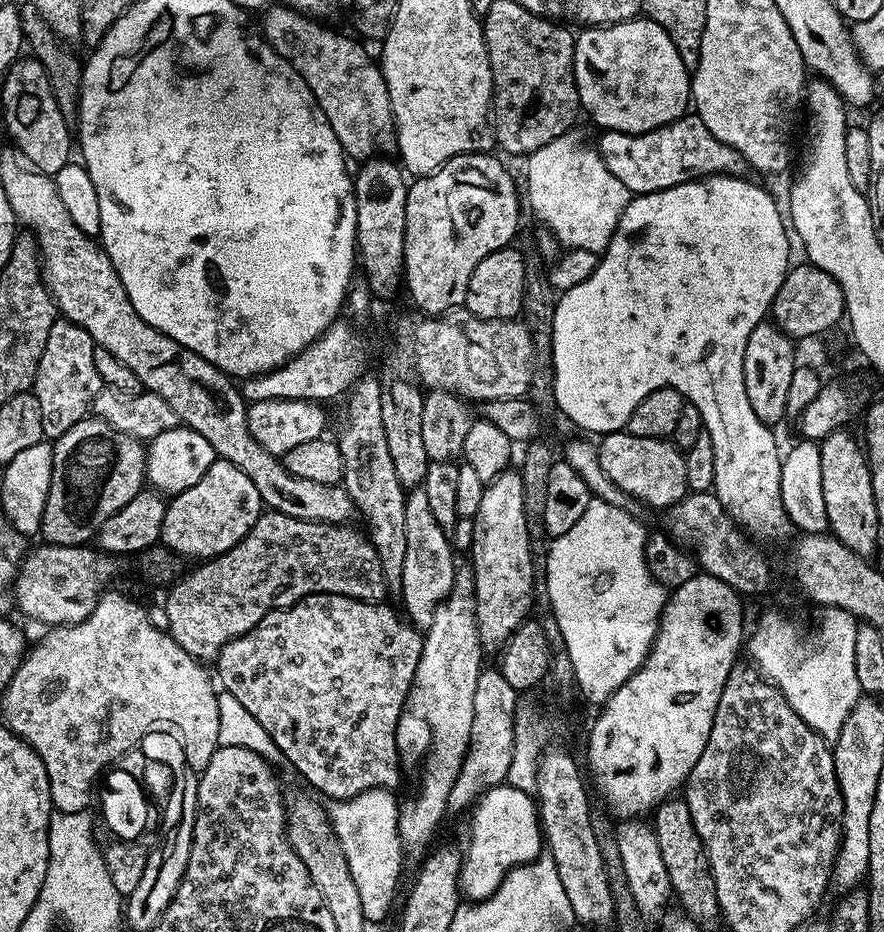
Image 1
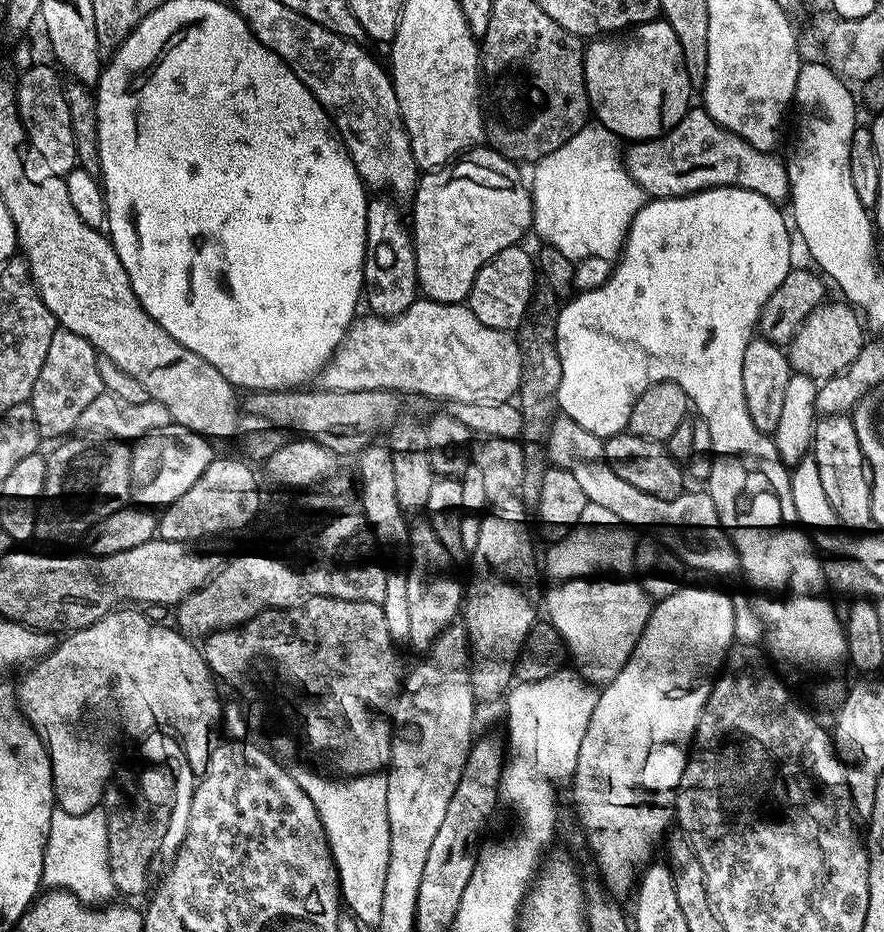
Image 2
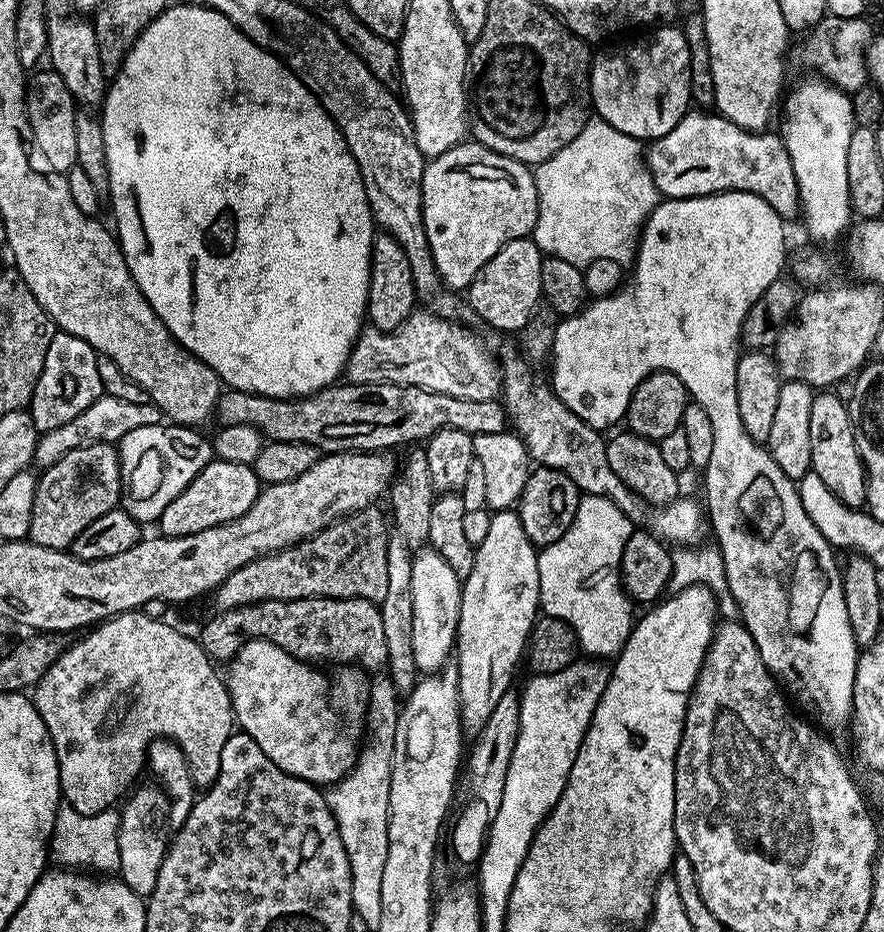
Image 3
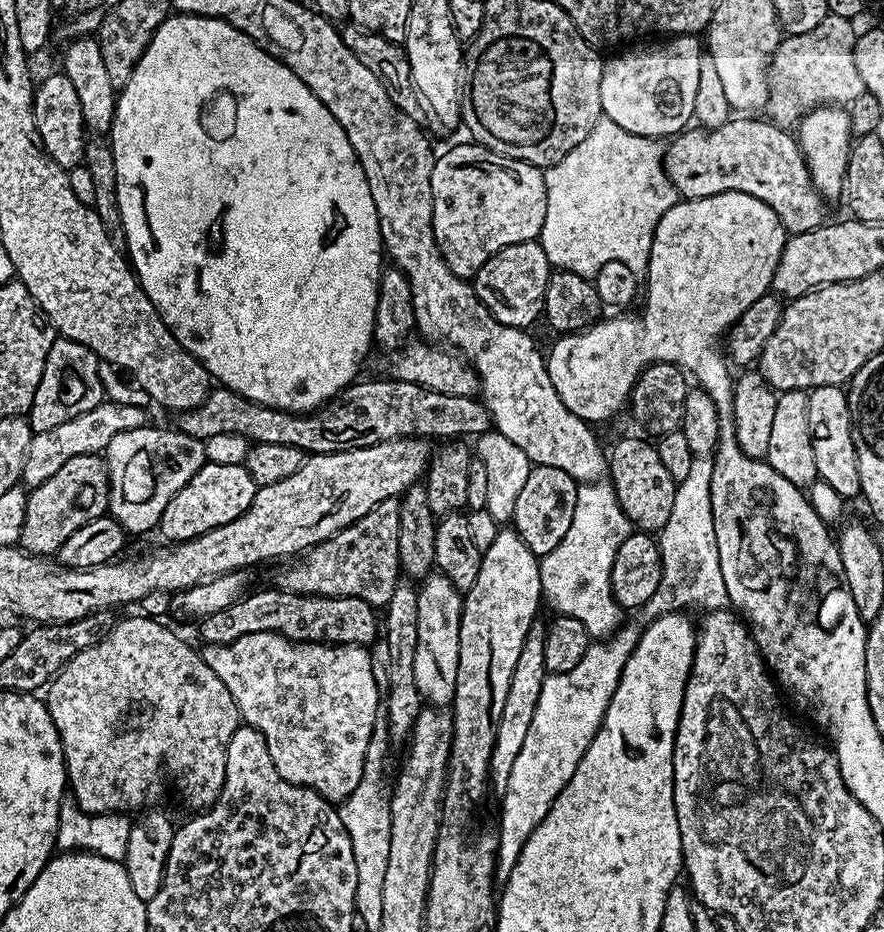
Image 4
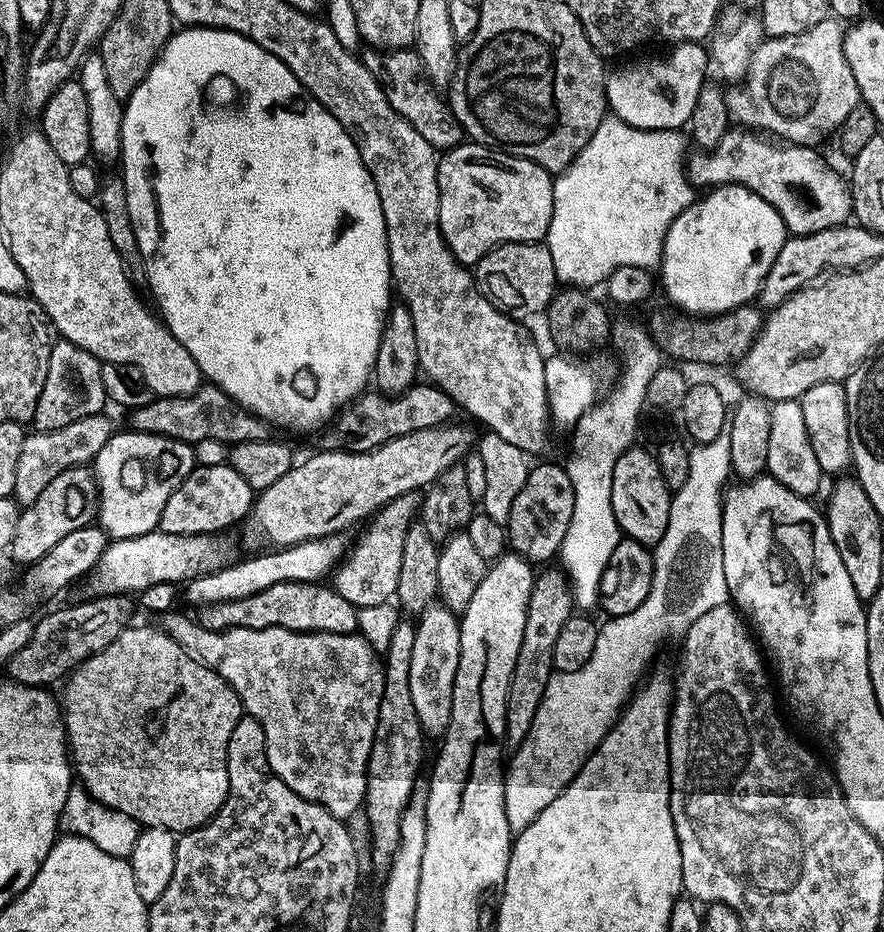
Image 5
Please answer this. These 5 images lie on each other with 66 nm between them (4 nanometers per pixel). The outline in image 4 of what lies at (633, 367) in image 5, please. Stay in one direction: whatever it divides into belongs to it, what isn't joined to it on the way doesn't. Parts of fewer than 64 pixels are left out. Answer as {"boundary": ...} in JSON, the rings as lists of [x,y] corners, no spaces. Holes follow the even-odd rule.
{"boundary":[[[584,482],[578,487],[578,502],[574,502],[574,518],[562,542],[540,560],[542,596],[552,603],[553,613],[578,618],[589,637],[608,636],[620,624],[622,609],[610,586],[610,570],[618,546],[634,530],[634,525],[620,509],[616,491],[608,482]]]}

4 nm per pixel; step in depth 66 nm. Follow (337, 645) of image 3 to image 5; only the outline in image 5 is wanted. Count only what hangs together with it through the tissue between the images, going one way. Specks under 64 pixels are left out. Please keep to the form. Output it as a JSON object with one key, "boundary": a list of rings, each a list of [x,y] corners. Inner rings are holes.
{"boundary":[[[278,582],[278,586],[270,586],[267,590],[258,590],[258,594],[250,594],[250,598],[238,598],[234,602],[218,602],[217,604],[207,604],[199,609],[198,619],[206,630],[215,632],[225,632],[231,628],[253,628],[262,630],[263,628],[285,628],[291,632],[333,632],[334,634],[346,634],[356,632],[357,609],[342,594],[338,594],[336,589],[324,582]]]}

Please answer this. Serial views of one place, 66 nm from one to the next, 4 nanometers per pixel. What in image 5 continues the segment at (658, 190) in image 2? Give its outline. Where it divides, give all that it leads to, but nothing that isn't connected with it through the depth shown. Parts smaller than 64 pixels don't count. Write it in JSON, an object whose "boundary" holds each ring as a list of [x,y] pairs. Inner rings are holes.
{"boundary":[[[733,127],[718,142],[718,146],[704,150],[696,150],[687,157],[686,171],[688,180],[693,189],[700,190],[719,188],[722,184],[740,184],[743,188],[749,188],[758,198],[770,202],[774,210],[782,218],[785,228],[794,236],[806,234],[818,234],[818,230],[830,230],[839,224],[849,223],[852,211],[852,193],[847,179],[844,180],[816,153],[817,149],[812,146],[780,143],[772,138],[765,138],[752,130],[743,127]]]}

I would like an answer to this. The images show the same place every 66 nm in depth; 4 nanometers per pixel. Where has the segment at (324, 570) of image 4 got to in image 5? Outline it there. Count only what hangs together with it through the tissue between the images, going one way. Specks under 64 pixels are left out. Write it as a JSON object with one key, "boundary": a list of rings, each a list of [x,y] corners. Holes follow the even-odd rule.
{"boundary":[[[415,491],[402,494],[389,504],[384,504],[379,512],[367,521],[368,529],[361,534],[360,541],[357,544],[355,541],[340,561],[330,584],[356,609],[386,604],[395,597],[398,574],[402,570],[402,549],[406,543],[406,530],[417,519],[421,503],[421,493]]]}

